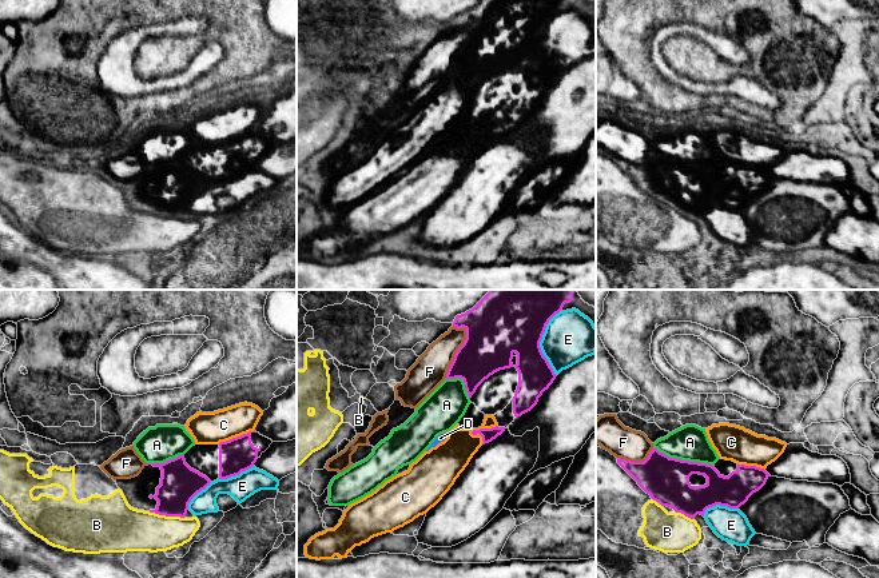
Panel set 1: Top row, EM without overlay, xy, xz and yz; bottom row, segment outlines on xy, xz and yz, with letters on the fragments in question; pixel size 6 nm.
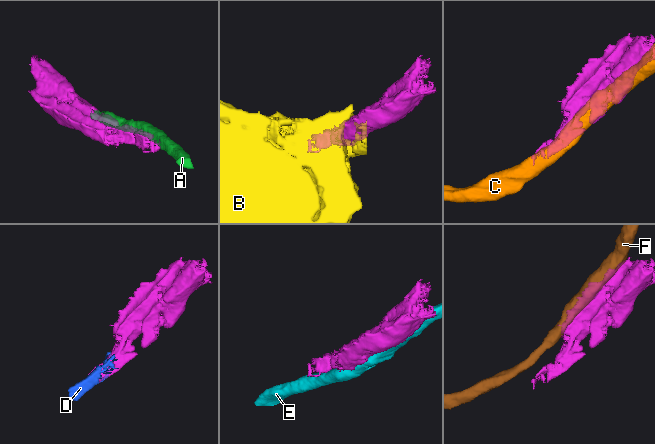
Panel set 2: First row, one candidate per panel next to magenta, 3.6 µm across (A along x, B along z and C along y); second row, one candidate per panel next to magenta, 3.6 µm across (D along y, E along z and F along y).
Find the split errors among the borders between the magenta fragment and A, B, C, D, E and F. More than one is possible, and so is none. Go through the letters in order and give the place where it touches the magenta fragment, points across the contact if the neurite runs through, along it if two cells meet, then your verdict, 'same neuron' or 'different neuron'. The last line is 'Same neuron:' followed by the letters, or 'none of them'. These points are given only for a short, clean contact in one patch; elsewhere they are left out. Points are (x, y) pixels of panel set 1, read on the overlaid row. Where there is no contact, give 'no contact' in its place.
A: contact yz (683, 461); different neuron
B: contact xy (166, 515); border xy (148, 511), (183, 518); different neuron
C: contact xz (484, 429); different neuron
D: contact xz (444, 437); same neuron
E: contact xz (539, 343); different neuron
F: contact xz (456, 353); different neuron
Same neuron: D

